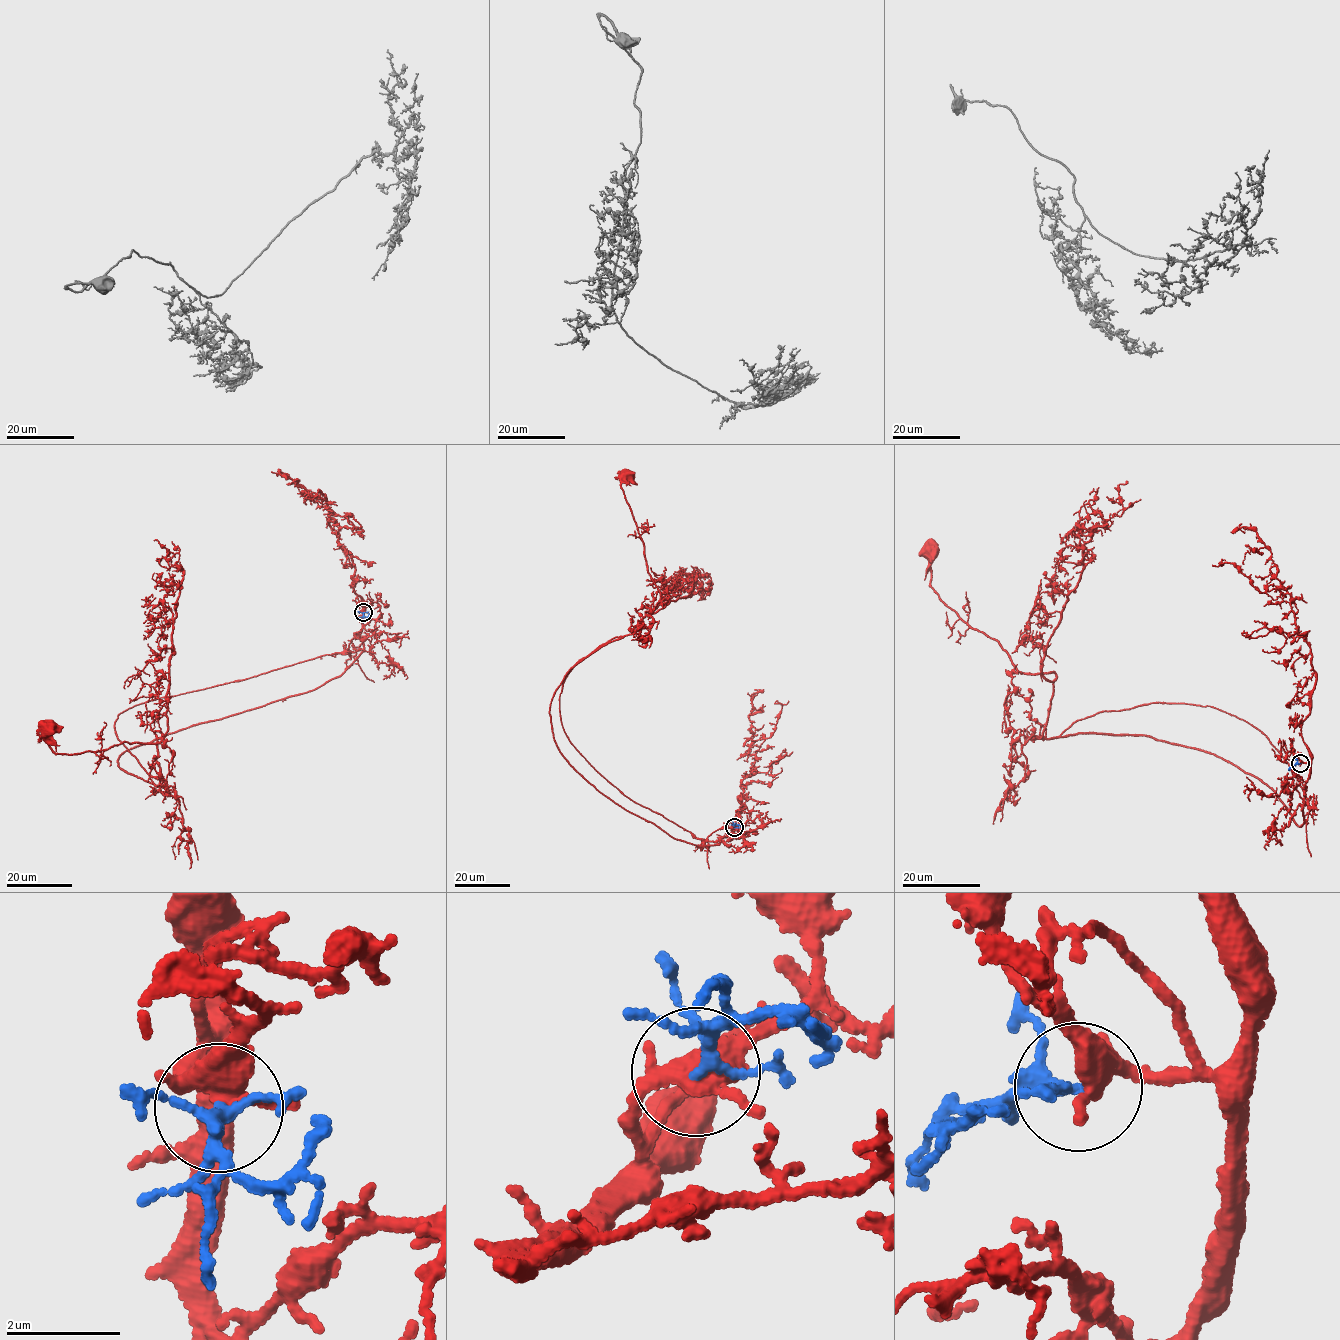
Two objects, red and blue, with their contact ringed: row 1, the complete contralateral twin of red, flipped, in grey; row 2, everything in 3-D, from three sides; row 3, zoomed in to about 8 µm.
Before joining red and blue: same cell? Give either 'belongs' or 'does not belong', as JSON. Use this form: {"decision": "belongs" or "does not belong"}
{"decision": "belongs"}

